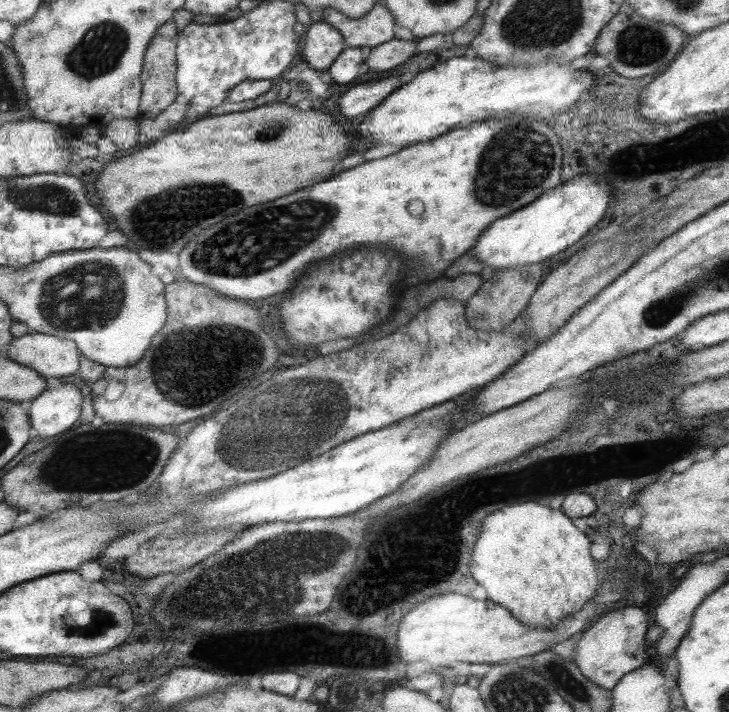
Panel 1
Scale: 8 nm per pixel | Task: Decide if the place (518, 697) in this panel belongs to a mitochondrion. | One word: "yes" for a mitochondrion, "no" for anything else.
yes

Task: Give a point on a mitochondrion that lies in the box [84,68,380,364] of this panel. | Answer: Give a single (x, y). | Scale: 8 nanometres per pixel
(288, 228)

